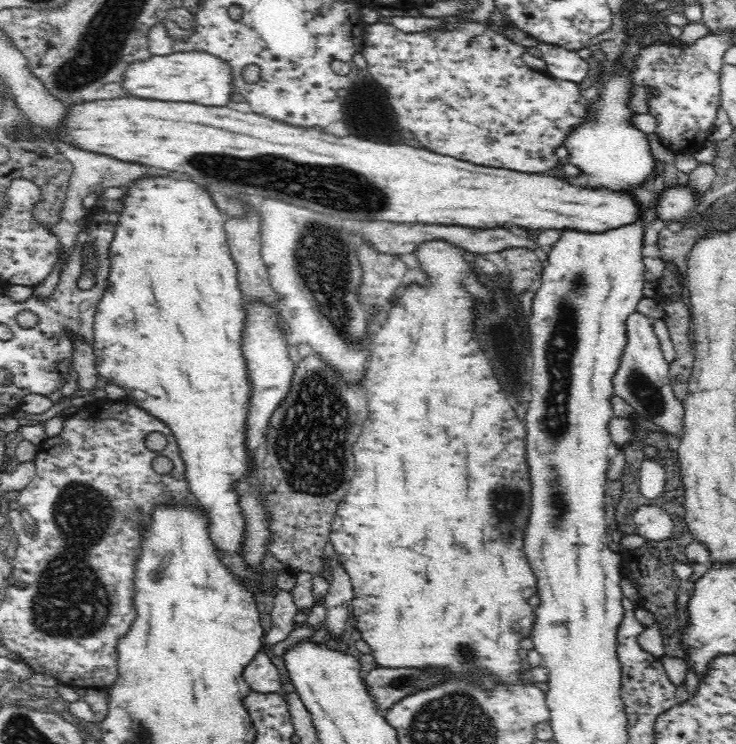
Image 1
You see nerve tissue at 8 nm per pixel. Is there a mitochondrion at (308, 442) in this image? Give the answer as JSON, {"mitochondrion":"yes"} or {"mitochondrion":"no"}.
{"mitochondrion":"yes"}

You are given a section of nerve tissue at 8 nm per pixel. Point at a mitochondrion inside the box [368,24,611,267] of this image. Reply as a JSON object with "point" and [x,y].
{"point":[477,43]}

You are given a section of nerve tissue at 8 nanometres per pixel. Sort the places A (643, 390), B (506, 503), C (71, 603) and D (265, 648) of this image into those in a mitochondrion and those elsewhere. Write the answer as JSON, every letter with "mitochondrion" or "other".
{"A":"mitochondrion","B":"mitochondrion","C":"mitochondrion","D":"other"}

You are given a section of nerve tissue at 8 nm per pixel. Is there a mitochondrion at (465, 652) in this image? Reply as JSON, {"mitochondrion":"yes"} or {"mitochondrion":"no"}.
{"mitochondrion":"yes"}

